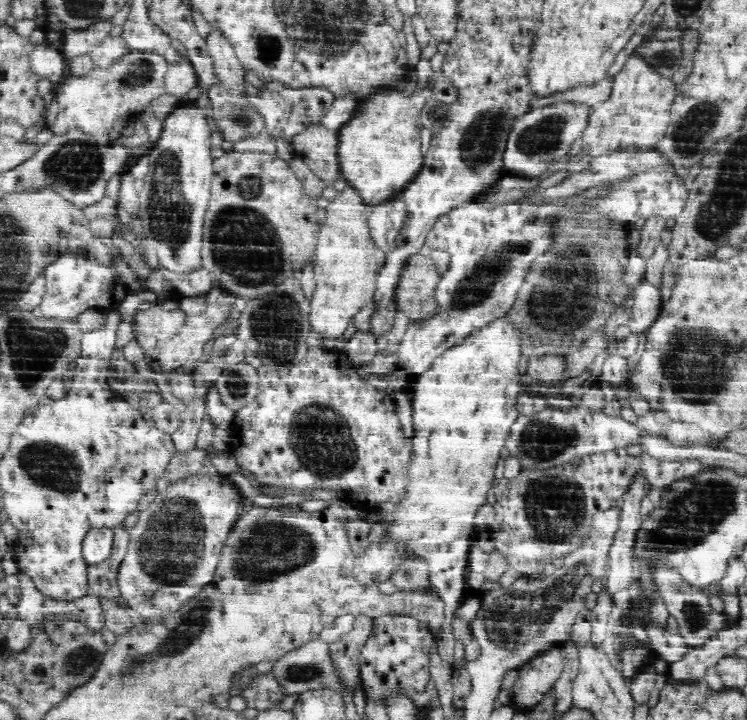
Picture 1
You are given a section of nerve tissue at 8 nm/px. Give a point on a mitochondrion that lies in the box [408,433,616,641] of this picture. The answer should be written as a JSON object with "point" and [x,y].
{"point":[556,506]}

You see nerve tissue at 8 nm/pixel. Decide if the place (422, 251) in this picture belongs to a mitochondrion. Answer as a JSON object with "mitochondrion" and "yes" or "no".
{"mitochondrion":"no"}

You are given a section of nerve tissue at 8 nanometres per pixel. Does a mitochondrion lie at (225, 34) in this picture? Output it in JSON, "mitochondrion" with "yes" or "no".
{"mitochondrion":"no"}

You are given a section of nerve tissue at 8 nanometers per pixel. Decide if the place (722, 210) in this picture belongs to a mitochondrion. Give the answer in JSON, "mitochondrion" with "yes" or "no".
{"mitochondrion":"yes"}

